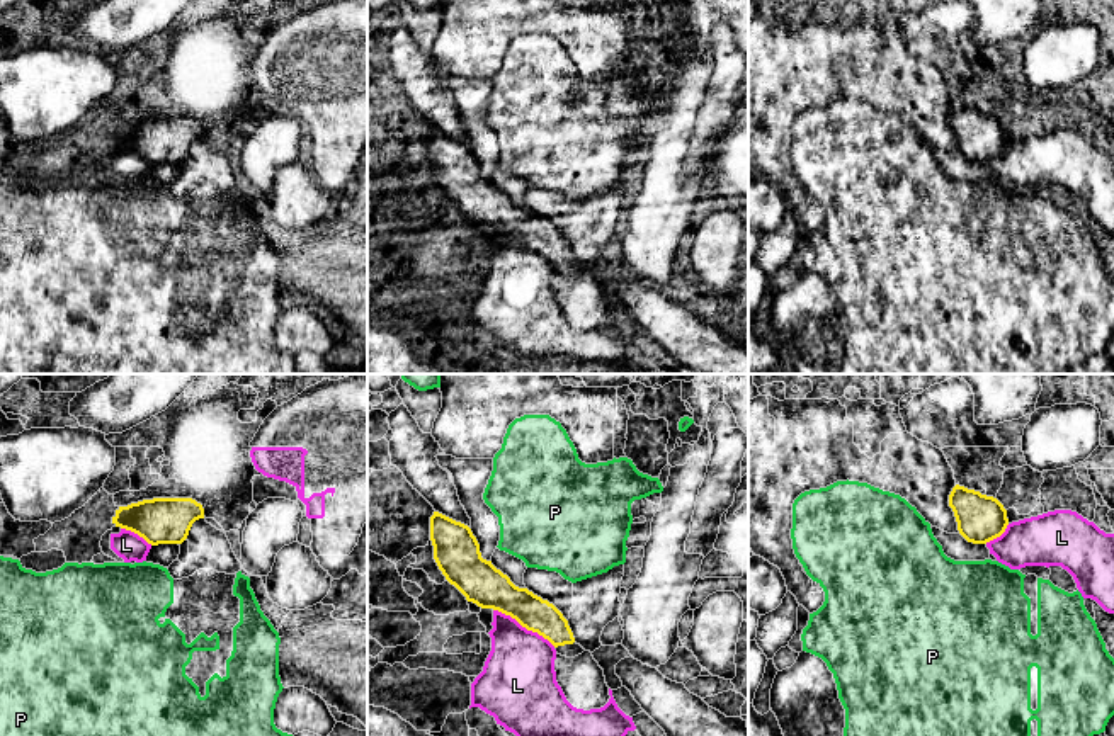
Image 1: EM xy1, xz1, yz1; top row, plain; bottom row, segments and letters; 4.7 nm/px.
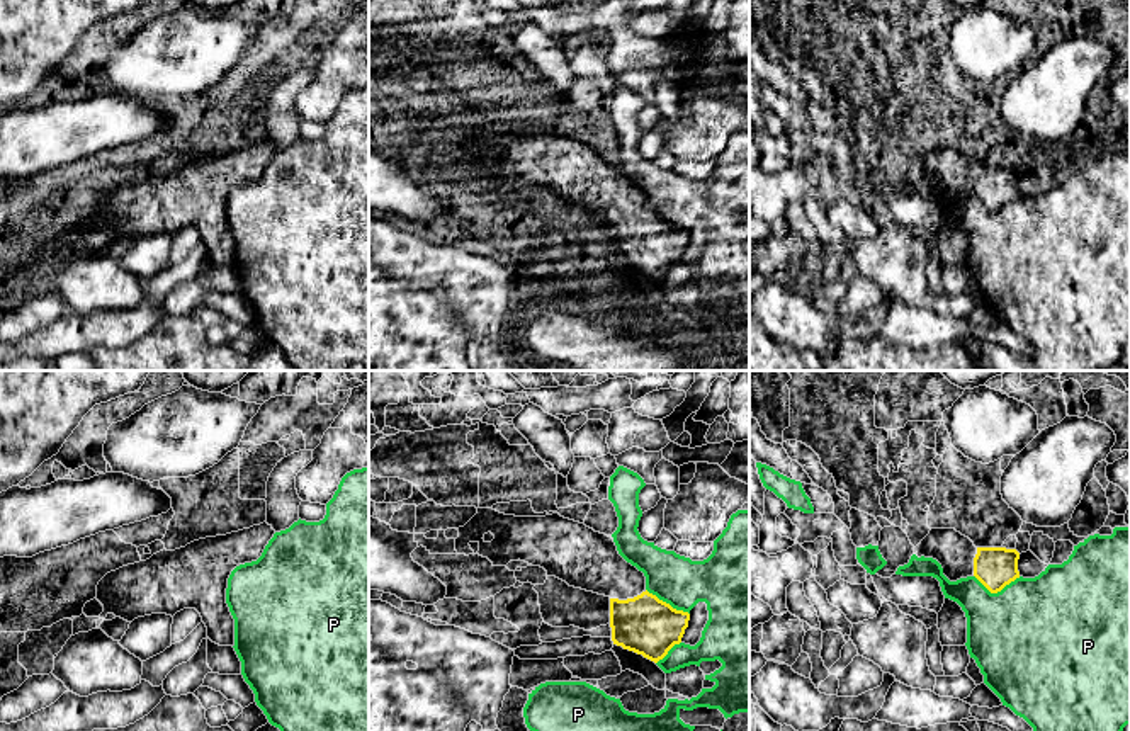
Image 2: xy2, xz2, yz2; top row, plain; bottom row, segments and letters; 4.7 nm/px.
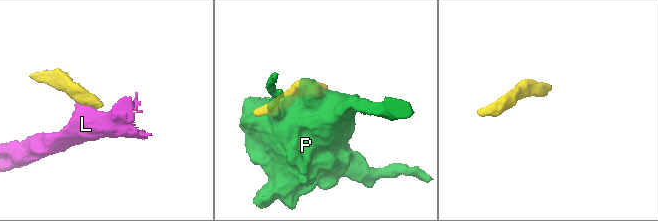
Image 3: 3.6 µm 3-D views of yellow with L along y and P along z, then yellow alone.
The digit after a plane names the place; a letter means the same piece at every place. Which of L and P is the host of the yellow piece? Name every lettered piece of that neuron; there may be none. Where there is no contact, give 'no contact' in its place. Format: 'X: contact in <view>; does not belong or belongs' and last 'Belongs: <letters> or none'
L: contact in xz1; does not belong
P: contact in yz2; does not belong
Belongs: none

